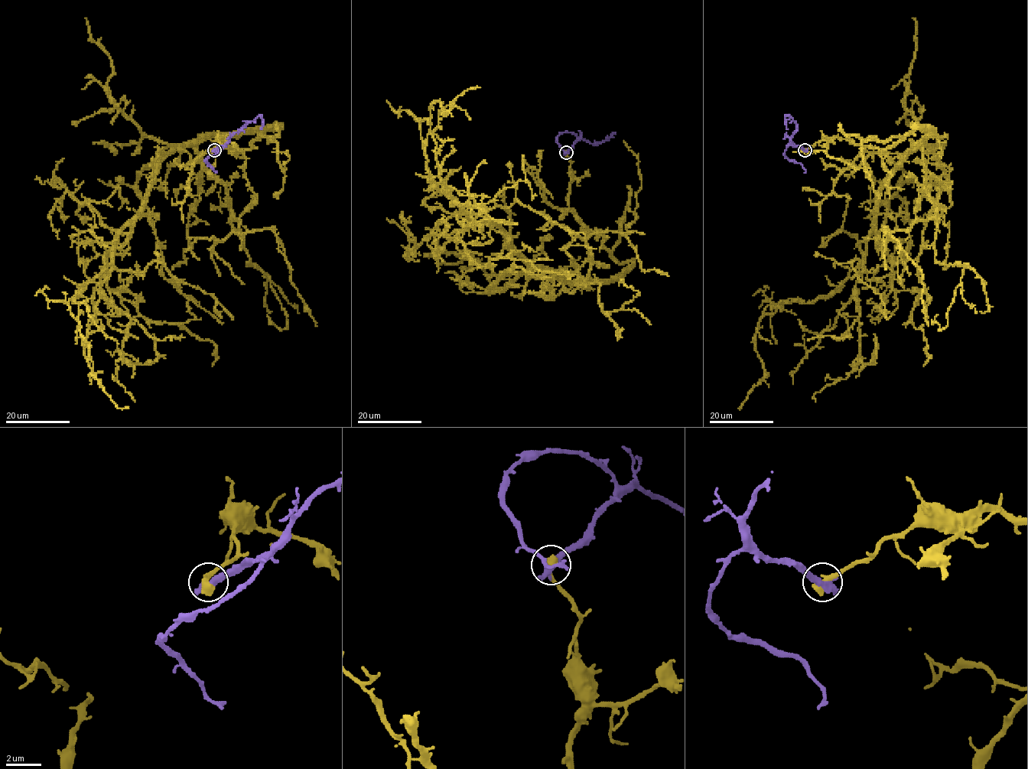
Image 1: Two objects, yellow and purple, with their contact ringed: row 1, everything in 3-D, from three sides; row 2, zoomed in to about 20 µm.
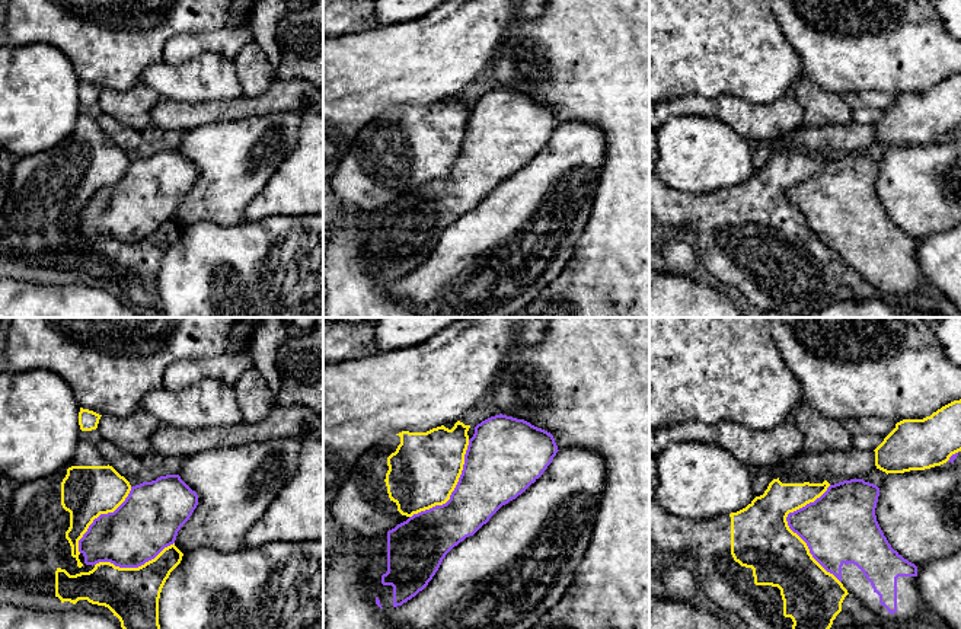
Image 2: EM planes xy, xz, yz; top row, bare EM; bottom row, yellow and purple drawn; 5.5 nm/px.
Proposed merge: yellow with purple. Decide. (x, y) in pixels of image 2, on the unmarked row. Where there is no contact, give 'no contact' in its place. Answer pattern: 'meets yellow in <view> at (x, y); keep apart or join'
meets yellow in yz at (789, 203); keep apart

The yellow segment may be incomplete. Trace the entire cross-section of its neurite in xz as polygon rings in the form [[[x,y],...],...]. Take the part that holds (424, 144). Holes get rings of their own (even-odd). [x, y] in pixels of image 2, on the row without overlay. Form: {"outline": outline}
{"outline": [[[457,95],[451,103],[441,99],[427,106],[402,105],[370,121],[358,131],[349,151],[329,181],[335,195],[357,210],[370,211],[387,207],[414,188],[446,178],[463,144],[469,102],[470,99]]]}

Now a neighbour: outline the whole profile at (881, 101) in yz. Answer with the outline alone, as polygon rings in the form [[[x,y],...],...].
[[[847,92],[842,95],[842,99],[852,109],[872,108],[872,109],[887,111],[895,102],[895,96],[884,92],[862,92],[862,93]]]

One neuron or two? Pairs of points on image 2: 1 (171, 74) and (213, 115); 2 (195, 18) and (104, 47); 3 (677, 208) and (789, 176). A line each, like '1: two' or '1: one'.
1: two
2: one
3: one

